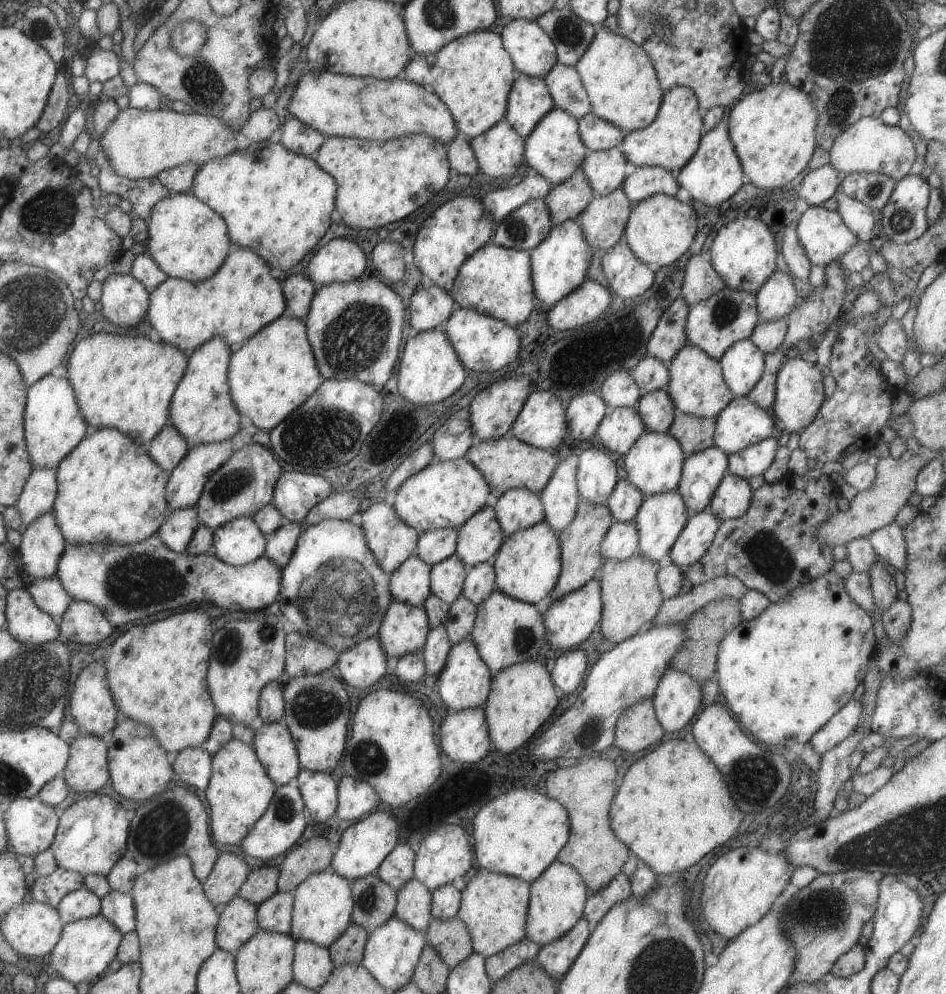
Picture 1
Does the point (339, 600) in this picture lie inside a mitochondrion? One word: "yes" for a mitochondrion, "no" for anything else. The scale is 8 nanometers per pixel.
yes

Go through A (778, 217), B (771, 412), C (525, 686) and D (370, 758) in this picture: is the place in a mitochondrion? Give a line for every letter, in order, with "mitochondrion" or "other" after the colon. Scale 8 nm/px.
A: other
B: other
C: other
D: mitochondrion

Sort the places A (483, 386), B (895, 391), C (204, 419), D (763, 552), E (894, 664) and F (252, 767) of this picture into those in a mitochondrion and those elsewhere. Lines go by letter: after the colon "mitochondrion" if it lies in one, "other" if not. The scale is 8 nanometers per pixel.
A: other
B: other
C: other
D: mitochondrion
E: other
F: other

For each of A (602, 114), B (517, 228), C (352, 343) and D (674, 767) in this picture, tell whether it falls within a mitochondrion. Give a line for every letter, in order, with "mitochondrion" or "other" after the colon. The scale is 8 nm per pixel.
A: other
B: mitochondrion
C: mitochondrion
D: other

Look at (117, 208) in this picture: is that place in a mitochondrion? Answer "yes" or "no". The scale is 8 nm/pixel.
no

